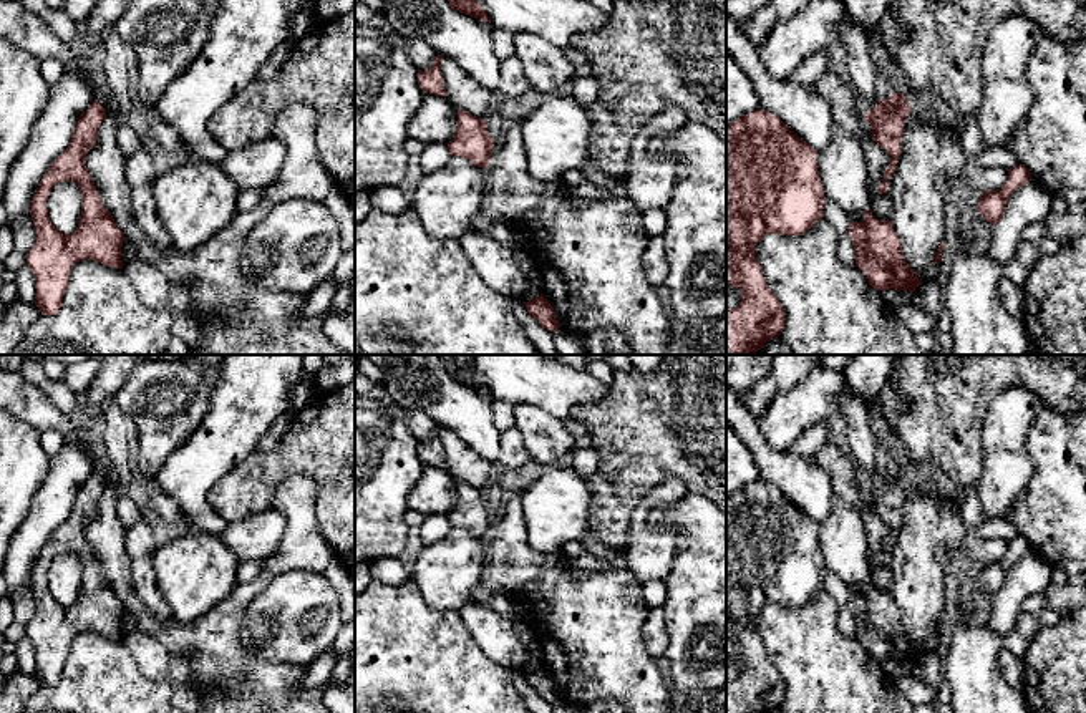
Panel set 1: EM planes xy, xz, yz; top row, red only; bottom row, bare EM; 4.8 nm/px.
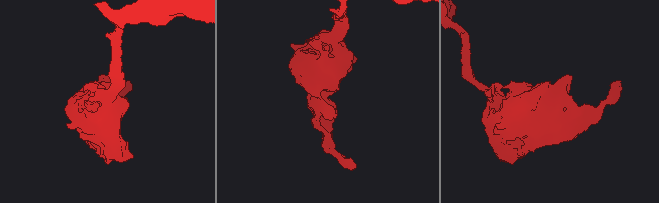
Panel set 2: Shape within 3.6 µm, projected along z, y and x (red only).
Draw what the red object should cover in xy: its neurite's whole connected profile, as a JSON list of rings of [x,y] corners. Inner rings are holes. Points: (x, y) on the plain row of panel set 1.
[[[93,473],[80,487],[70,517],[51,534],[32,570],[30,584],[35,615],[28,622],[27,637],[36,652],[35,677],[41,686],[56,686],[63,675],[73,637],[93,630],[103,637],[123,640],[121,618],[126,612],[109,582],[101,575],[99,564],[85,537],[95,517],[106,481]],[[63,552],[73,552],[81,564],[81,589],[71,605],[61,605],[50,592],[46,570]]]

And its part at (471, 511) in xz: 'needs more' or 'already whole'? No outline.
already whole

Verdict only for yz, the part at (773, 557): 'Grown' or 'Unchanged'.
Unchanged

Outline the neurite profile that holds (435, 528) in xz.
[[[428,516],[419,526],[419,534],[424,546],[439,542],[449,532],[451,524],[448,516]]]

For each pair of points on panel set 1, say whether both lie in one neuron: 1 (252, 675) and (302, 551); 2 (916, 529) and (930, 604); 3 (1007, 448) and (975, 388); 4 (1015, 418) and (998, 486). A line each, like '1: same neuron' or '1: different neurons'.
1: same neuron
2: same neuron
3: different neurons
4: same neuron

